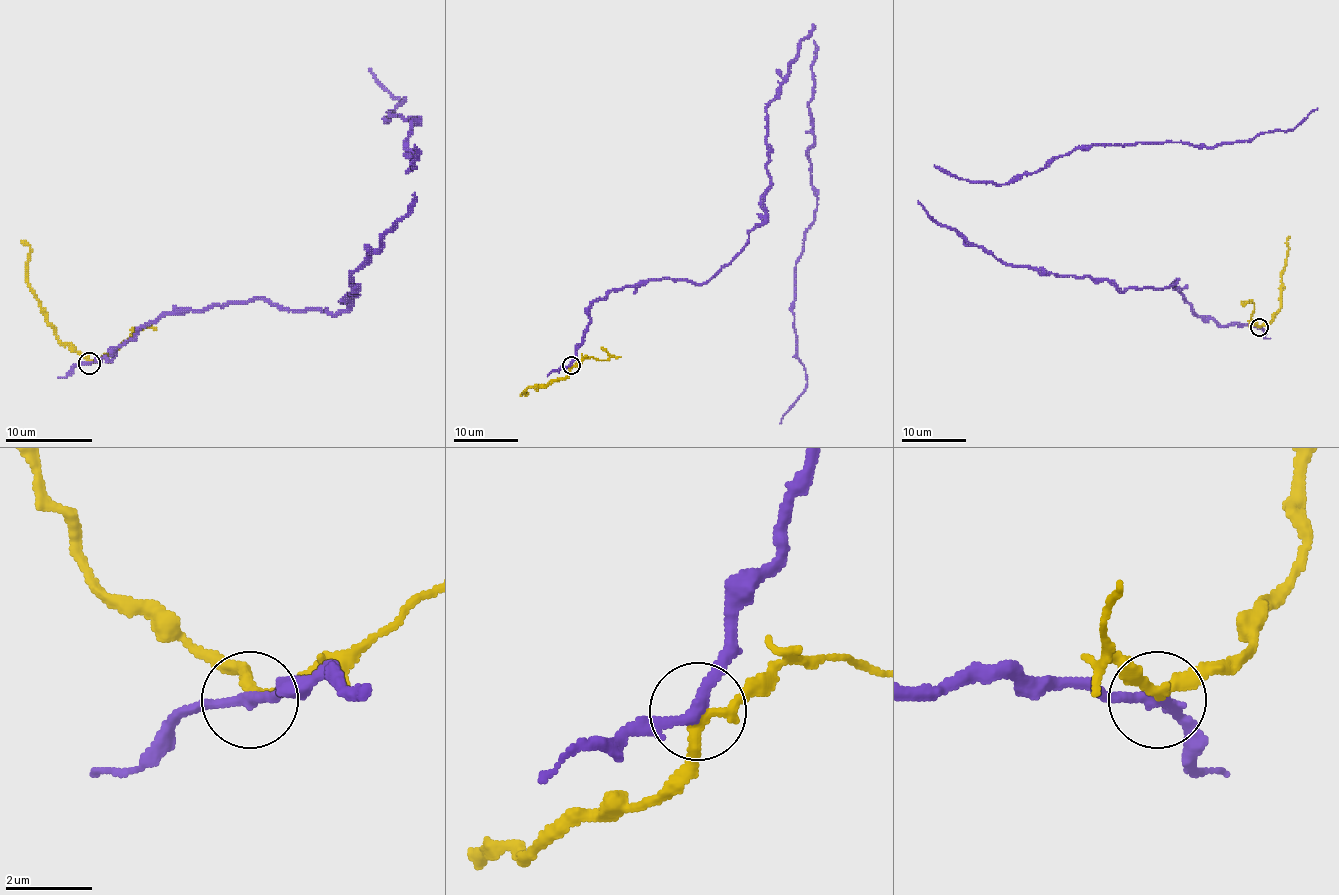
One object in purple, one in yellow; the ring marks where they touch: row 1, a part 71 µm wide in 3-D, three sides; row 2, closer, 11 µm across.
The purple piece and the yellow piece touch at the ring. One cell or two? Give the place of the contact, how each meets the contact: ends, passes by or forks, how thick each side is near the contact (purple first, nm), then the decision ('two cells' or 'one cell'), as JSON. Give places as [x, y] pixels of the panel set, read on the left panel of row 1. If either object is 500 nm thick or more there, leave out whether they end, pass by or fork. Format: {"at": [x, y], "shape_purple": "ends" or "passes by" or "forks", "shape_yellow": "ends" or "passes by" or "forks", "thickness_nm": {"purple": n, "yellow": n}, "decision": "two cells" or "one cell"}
{"at": [89, 363], "shape_purple": "passes by", "shape_yellow": "passes by", "thickness_nm": {"purple": 240, "yellow": 240}, "decision": "two cells"}

